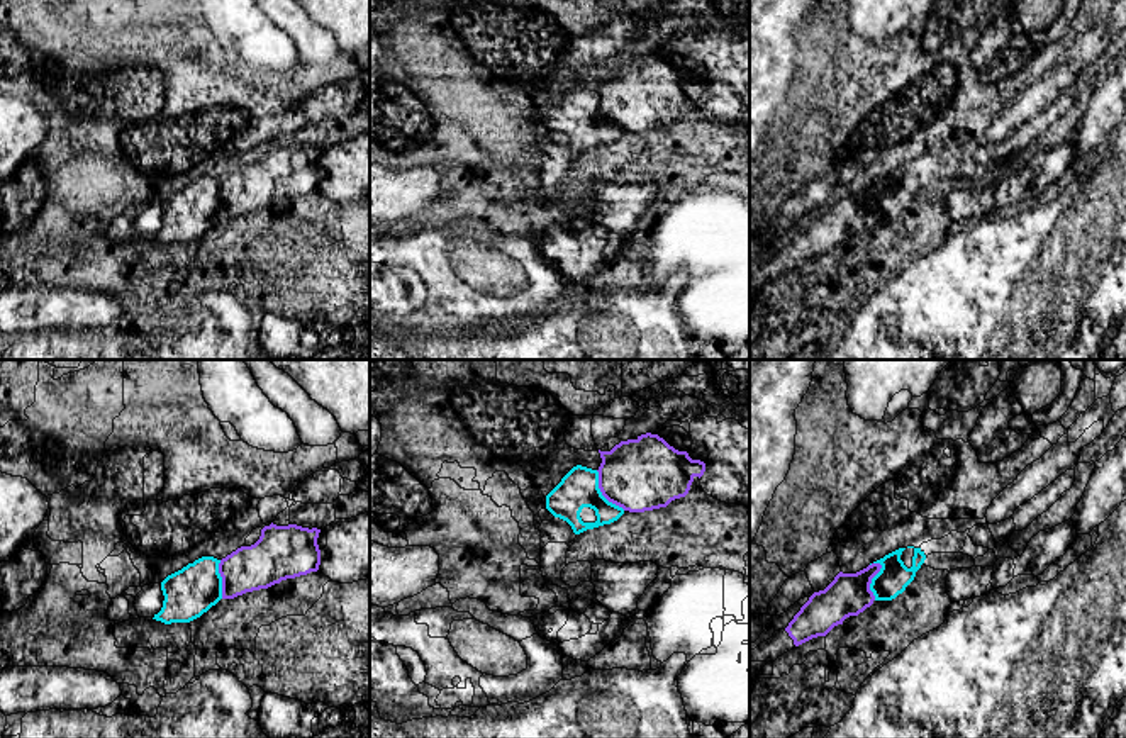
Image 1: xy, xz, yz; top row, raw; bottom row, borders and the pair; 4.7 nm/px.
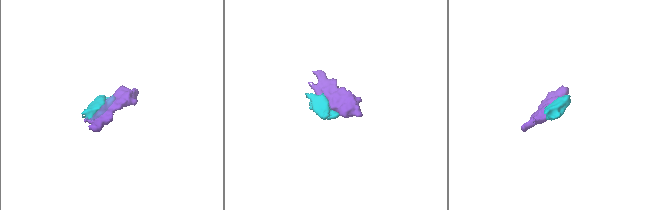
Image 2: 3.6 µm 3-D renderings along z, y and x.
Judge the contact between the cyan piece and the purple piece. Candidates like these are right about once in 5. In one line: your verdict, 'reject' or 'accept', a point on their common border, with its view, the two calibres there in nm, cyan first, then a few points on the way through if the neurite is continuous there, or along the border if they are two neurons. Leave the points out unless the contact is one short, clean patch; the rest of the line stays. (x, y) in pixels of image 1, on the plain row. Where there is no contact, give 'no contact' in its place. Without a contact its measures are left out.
reject | xz (601, 114) | 180/340 nm

